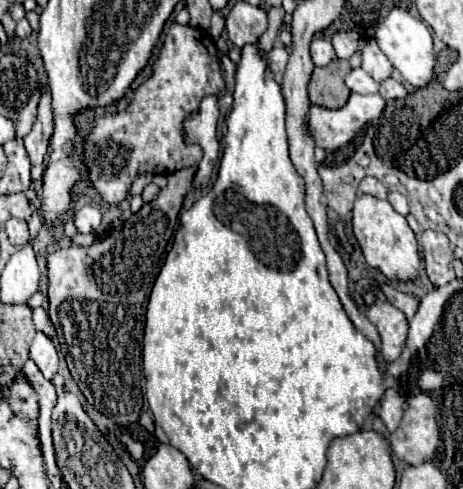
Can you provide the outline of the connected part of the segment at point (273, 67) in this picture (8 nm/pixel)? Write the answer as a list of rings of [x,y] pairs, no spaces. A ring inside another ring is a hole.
[[[275,47],[271,53],[269,53],[269,71],[273,73],[273,79],[277,83],[283,81],[283,75],[285,75],[285,67],[287,67],[287,59],[289,59],[289,53],[285,47]]]

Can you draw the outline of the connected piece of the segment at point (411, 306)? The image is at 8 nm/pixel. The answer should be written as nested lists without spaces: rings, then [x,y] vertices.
[[[383,285],[381,289],[383,289],[383,293],[385,293],[385,297],[389,299],[391,305],[395,305],[397,309],[401,309],[407,315],[407,319],[413,319],[413,315],[419,309],[419,303],[421,303],[419,297],[413,297],[409,293],[401,293],[401,291],[397,291],[397,289],[389,287],[389,285]]]

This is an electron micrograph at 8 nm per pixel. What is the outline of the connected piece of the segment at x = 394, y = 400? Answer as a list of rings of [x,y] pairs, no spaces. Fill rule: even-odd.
[[[387,389],[385,391],[385,397],[381,399],[381,405],[379,405],[377,415],[383,419],[383,423],[387,425],[387,429],[391,433],[401,423],[401,417],[403,417],[403,401],[405,401],[405,397],[399,391],[395,391],[395,389]]]

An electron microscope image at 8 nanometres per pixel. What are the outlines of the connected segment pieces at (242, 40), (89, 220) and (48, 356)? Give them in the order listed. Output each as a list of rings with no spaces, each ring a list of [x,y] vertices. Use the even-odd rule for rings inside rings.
[[[239,1],[227,15],[225,29],[235,47],[241,49],[245,45],[253,45],[267,29],[267,13],[247,1]]]
[[[87,205],[87,207],[81,207],[79,211],[75,211],[75,227],[79,229],[79,233],[93,233],[93,231],[97,231],[99,225],[101,225],[99,207]]]
[[[37,333],[33,343],[31,343],[31,353],[29,357],[35,361],[35,365],[41,369],[43,377],[45,379],[53,379],[53,375],[57,373],[57,363],[59,363],[59,357],[57,357],[57,351],[55,351],[55,345],[53,341],[45,335],[45,333]]]

